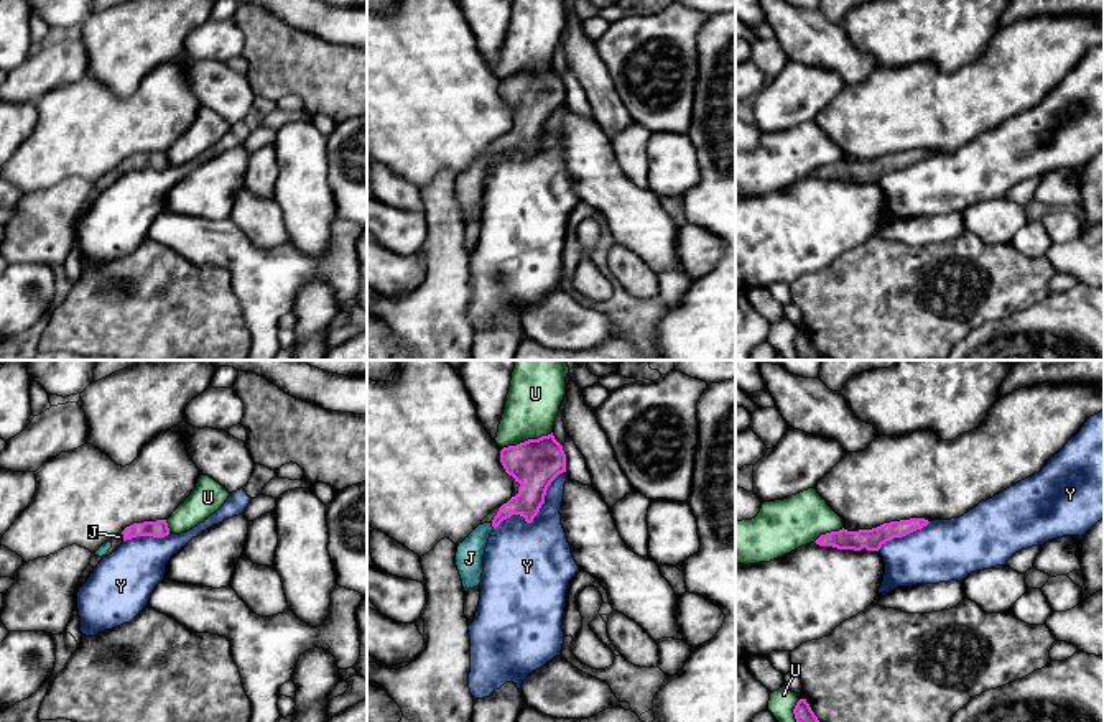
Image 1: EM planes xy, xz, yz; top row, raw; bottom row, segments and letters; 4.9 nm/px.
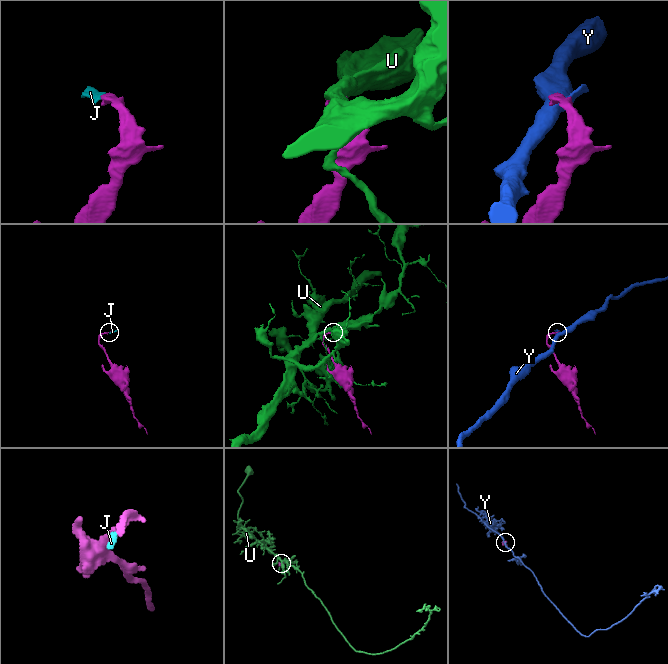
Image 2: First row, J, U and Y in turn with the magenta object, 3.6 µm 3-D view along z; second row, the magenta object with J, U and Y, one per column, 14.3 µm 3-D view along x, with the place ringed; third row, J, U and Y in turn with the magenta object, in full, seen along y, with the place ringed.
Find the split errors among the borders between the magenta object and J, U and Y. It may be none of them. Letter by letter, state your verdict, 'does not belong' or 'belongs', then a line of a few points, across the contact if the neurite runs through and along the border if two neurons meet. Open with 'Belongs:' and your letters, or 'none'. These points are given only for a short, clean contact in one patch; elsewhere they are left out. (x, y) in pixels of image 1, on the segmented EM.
Belongs: J
J: belongs; line xz (530, 497), (510, 507), (492, 525), (477, 540), (469, 558)
U: does not belong
Y: does not belong

